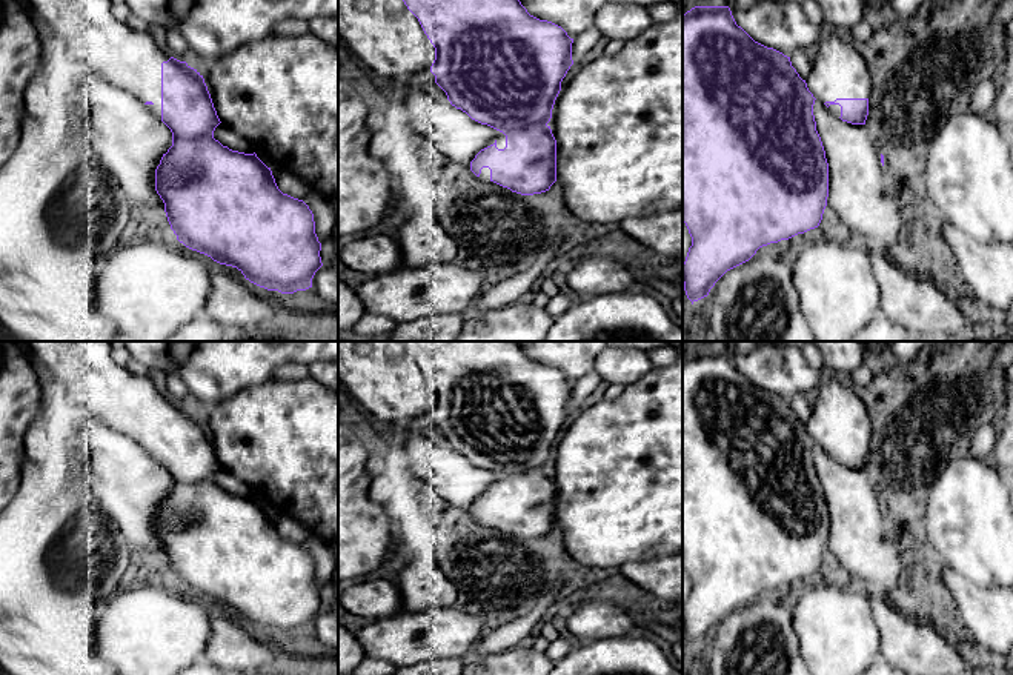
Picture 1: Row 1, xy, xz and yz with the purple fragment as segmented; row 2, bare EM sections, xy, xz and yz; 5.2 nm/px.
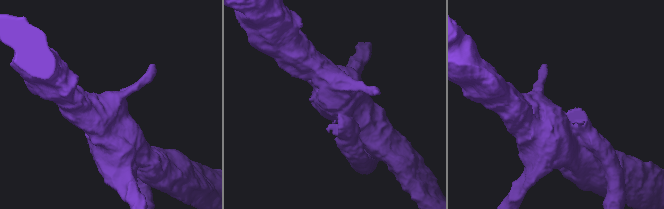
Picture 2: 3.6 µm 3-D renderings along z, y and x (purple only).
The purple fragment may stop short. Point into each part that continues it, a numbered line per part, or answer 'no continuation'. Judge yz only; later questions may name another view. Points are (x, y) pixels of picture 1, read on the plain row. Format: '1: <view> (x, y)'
1: yz (838, 415)

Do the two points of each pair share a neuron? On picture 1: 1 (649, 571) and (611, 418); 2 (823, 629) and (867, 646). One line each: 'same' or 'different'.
1: different
2: same

